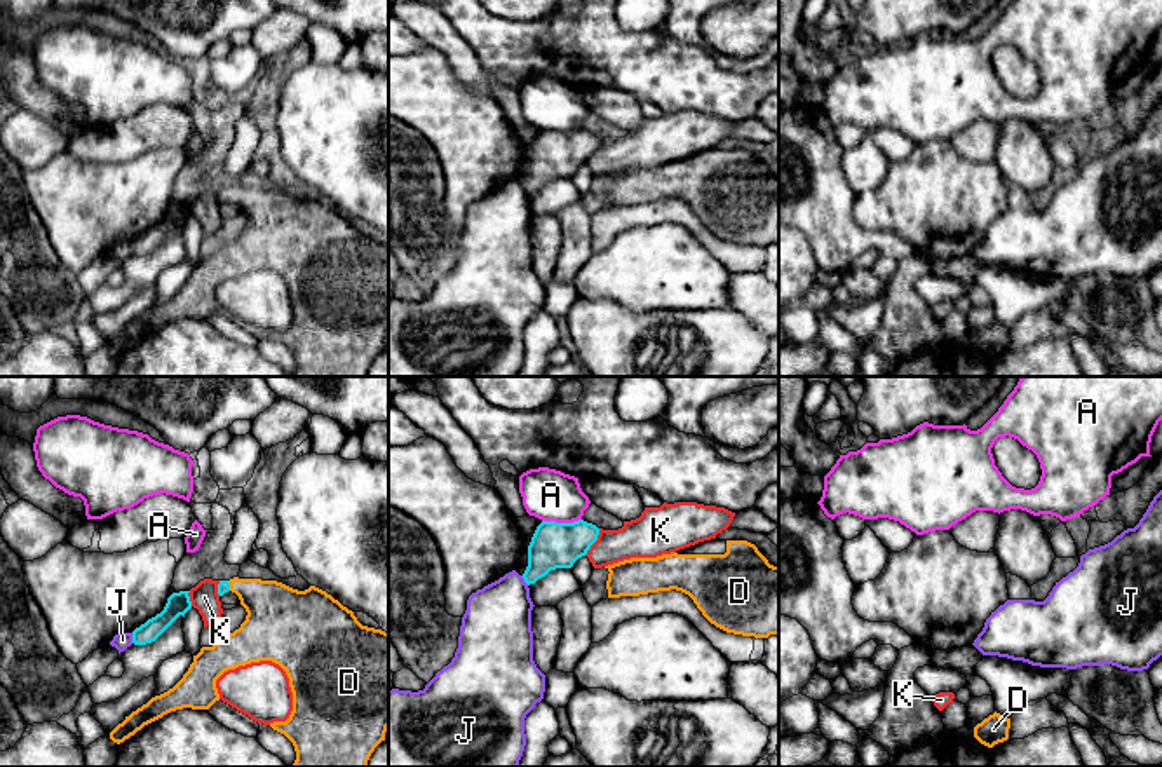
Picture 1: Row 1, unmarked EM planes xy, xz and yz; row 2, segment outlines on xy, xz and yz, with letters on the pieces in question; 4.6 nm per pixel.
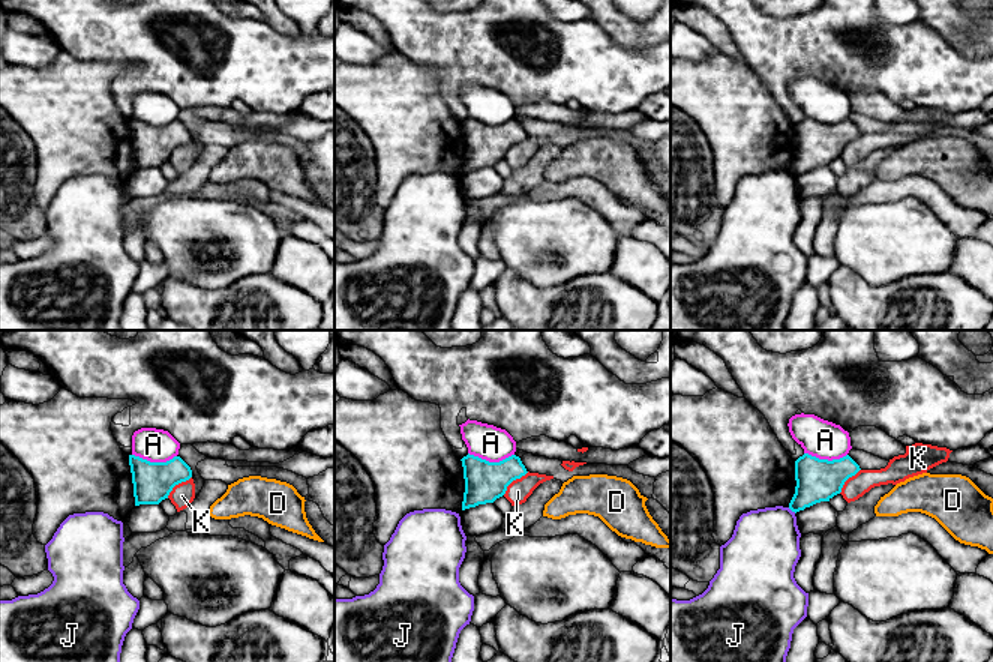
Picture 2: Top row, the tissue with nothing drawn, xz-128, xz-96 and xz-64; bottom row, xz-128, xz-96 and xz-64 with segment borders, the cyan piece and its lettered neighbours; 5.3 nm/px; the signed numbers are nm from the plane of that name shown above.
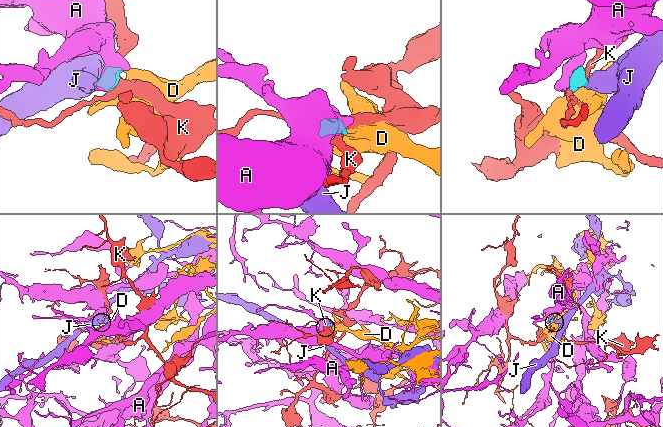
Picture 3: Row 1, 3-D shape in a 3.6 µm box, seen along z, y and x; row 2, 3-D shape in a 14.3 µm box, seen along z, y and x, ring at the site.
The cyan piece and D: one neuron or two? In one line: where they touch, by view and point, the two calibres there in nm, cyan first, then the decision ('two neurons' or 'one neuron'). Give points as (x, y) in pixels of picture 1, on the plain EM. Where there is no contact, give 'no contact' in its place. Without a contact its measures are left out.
contact xy (229, 196); calibres 60 and 280 nm; one neuron

